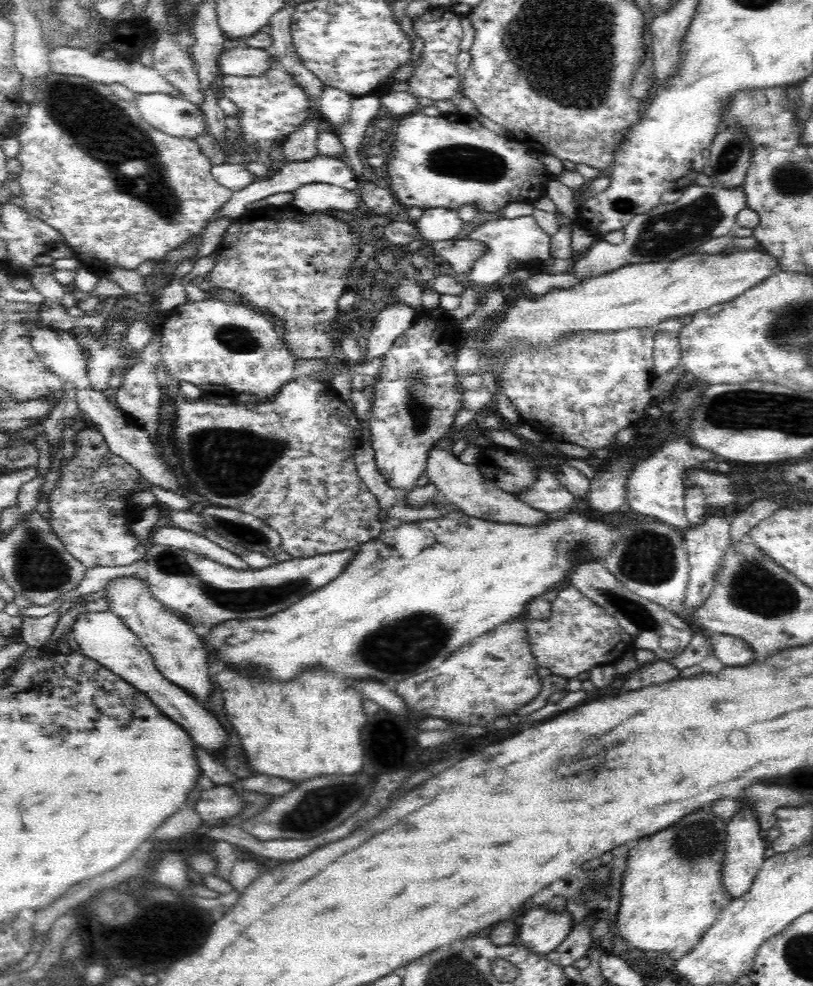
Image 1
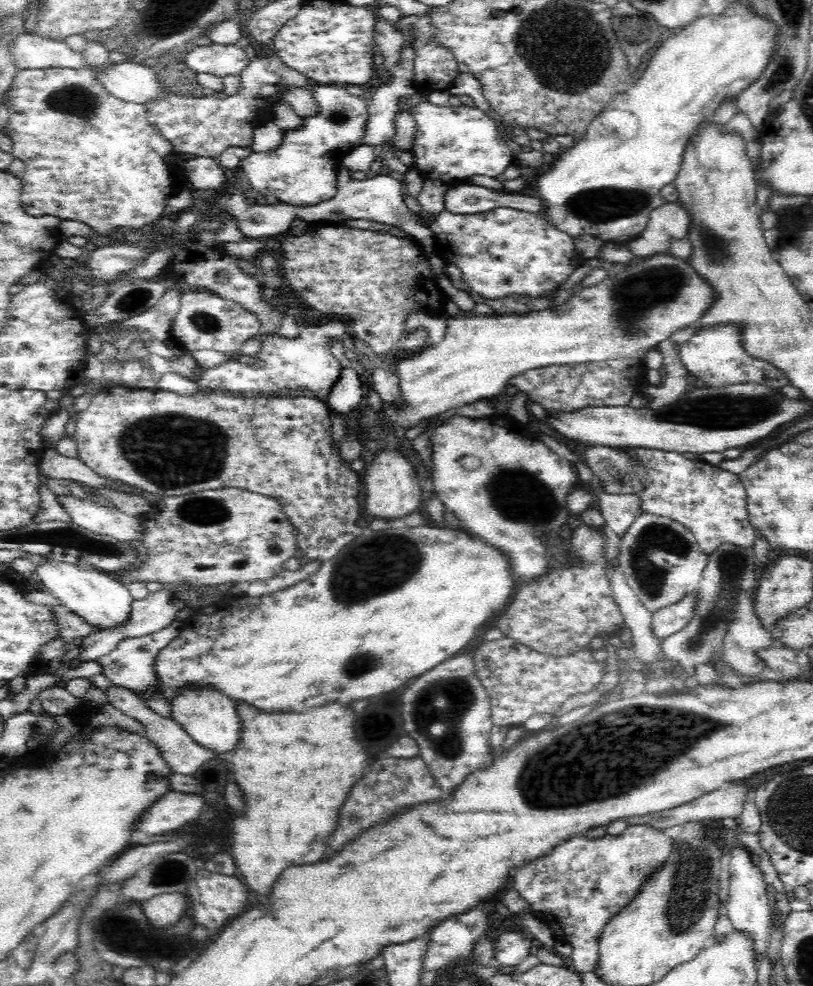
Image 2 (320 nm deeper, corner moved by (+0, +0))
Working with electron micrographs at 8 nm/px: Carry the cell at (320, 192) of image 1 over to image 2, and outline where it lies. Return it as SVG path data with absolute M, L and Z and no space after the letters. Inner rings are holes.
M313 83L311 95L317 102L319 112L302 117L303 125L299 129L284 131L282 142L278 148L264 152L252 151L239 163L239 172L249 188L256 188L265 197L276 196L282 203L294 206L308 206L330 200L337 192L338 177L336 170L343 164L342 157L360 144L364 138L366 122L368 122L368 95L355 96L346 91L343 85Z

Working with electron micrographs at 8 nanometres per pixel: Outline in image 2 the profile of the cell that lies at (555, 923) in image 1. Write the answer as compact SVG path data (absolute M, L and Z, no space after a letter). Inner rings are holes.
M504 932L495 941L494 961L501 966L516 966L529 954L532 946L531 935L527 932Z

